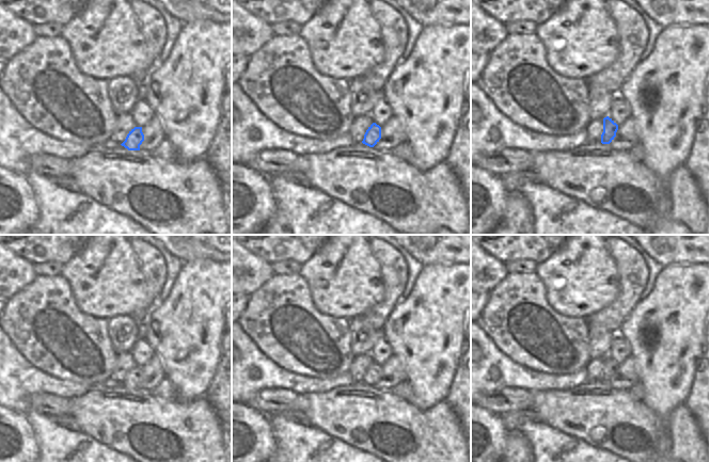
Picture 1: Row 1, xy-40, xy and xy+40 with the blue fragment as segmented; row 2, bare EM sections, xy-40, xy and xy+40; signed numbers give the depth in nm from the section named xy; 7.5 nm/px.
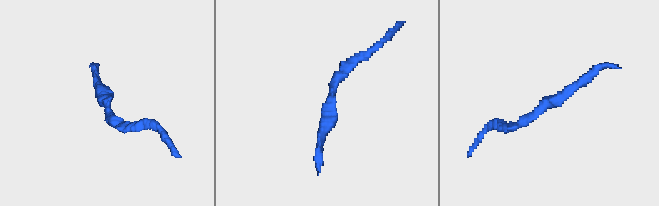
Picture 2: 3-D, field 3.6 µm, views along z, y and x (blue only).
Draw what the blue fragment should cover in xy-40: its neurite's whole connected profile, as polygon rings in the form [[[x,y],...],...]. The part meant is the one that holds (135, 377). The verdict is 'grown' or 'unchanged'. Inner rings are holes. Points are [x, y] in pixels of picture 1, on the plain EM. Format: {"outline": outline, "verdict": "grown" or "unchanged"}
{"outline": [[[135,366],[129,370],[125,380],[121,383],[128,389],[140,389],[140,384],[144,380],[142,366]]], "verdict": "unchanged"}

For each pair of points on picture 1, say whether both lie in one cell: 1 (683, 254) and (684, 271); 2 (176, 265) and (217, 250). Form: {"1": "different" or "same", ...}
{"1": "different", "2": "different"}

